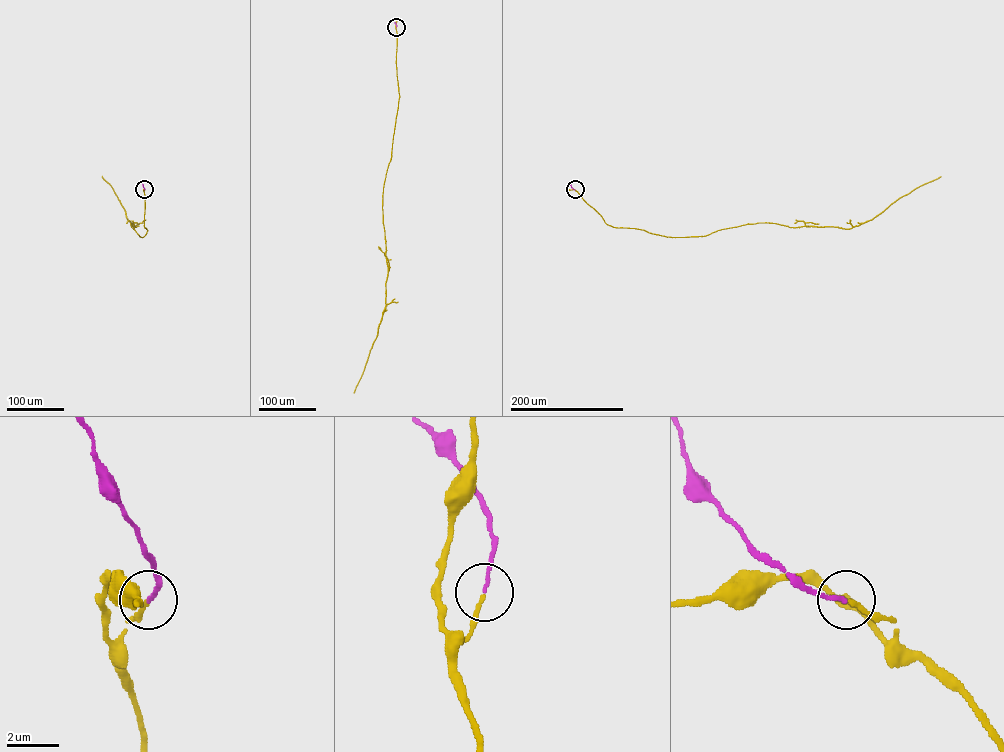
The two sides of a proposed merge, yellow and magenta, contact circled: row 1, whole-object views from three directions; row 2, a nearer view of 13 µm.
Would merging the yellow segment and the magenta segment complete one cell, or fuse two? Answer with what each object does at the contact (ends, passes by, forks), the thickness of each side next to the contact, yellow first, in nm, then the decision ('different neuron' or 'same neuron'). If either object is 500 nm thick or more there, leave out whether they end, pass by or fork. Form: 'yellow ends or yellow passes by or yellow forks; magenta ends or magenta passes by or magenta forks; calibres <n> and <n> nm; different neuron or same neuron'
yellow ends; magenta ends; calibres 140 and 140 nm; same neuron

